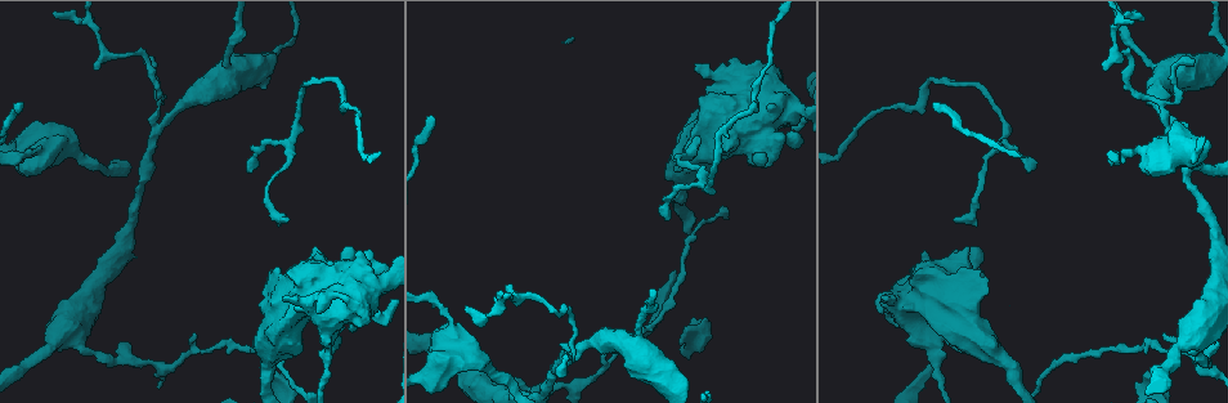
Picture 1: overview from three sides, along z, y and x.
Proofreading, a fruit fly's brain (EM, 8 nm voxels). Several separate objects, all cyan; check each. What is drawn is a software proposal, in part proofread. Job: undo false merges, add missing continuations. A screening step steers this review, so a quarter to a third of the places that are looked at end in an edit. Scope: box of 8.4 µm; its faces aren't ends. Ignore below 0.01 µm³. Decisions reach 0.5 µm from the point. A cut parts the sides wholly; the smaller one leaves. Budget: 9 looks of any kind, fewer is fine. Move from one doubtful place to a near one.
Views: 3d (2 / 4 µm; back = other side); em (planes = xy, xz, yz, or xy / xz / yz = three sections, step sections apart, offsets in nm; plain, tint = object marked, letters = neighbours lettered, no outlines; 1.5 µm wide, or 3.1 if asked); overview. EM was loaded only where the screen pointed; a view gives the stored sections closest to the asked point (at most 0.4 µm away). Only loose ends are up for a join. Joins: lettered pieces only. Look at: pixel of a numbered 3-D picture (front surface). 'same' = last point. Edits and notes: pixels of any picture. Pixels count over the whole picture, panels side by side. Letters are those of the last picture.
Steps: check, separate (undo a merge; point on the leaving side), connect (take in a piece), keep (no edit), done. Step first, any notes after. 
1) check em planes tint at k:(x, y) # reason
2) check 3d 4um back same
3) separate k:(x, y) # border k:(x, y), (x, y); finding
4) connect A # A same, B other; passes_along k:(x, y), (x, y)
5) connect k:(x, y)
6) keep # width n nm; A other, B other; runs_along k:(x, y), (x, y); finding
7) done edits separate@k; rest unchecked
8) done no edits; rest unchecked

check em planes letters at 1:(34, 173) # stops while still wide

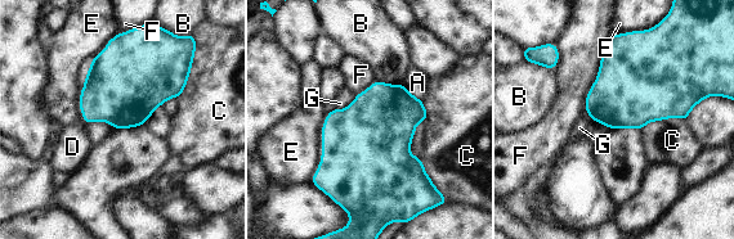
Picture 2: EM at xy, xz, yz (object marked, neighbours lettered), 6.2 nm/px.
keep # A other, B other, C other, D other, E other, F other, G other; border 2:(685, 120), (652, 120), (641, 129); none of them fits

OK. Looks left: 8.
check em yz step 8 tint at 1:(274, 269) # thick end

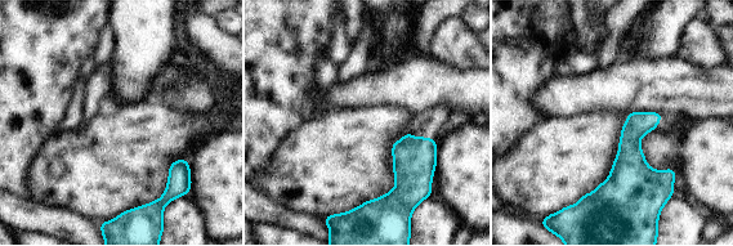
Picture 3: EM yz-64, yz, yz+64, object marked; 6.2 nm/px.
check em planes letters same # another direction

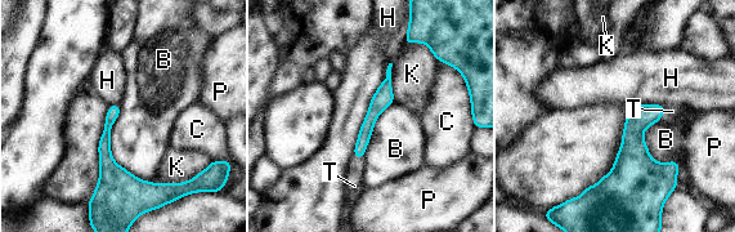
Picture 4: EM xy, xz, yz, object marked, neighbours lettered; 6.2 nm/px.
connect T # B other, C other, H other, K other, P other, T same; passes_along 4:(641, 116), (662, 112), (673, 114); it goes on there

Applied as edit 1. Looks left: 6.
check 3d 2um at 1:(883, 299) # branch stops here

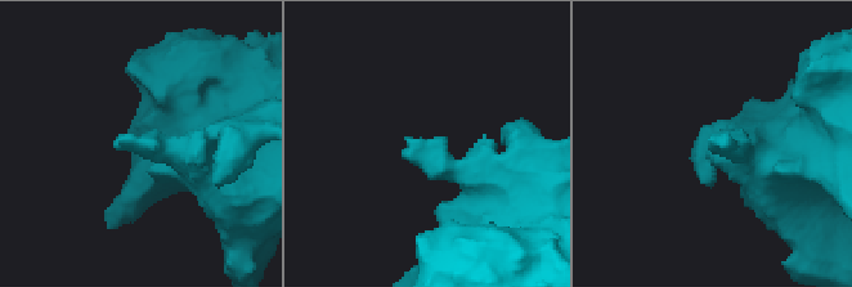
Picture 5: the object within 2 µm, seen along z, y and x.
check em planes letters at 5:(716, 144) # shape alone is not enough

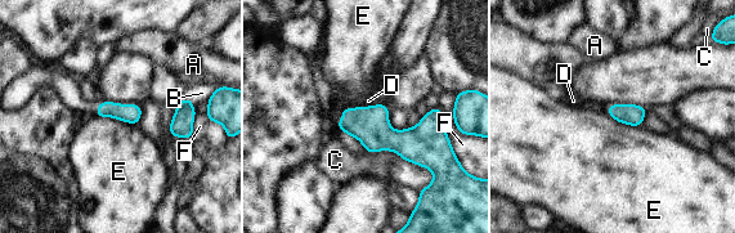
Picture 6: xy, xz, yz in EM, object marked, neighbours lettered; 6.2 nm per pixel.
keep # A other, B other, C other, D other, E other, F other; border 6:(94, 113), (112, 116), (135, 125); no lettered piece goes on from it

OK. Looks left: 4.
check 3d 4um back at 1:(362, 254)

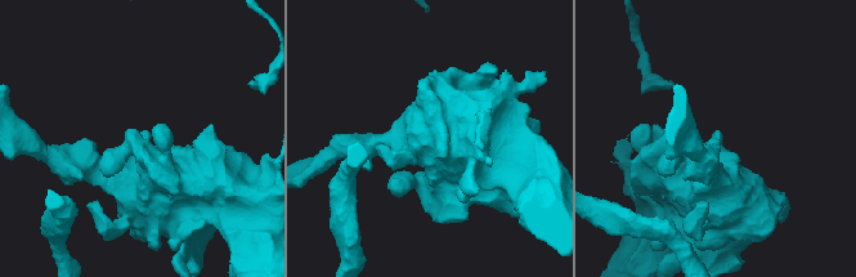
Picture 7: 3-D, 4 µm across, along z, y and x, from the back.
check em planes letters at 7:(720, 131)

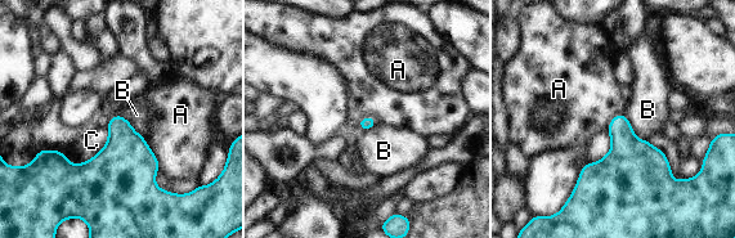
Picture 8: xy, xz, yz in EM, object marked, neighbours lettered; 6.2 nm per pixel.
keep # A other, B other, C other; border 8:(142, 137), (158, 162), (158, 170); no lettered piece goes on from it

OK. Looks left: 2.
done edits connect@4; rest unchecked

